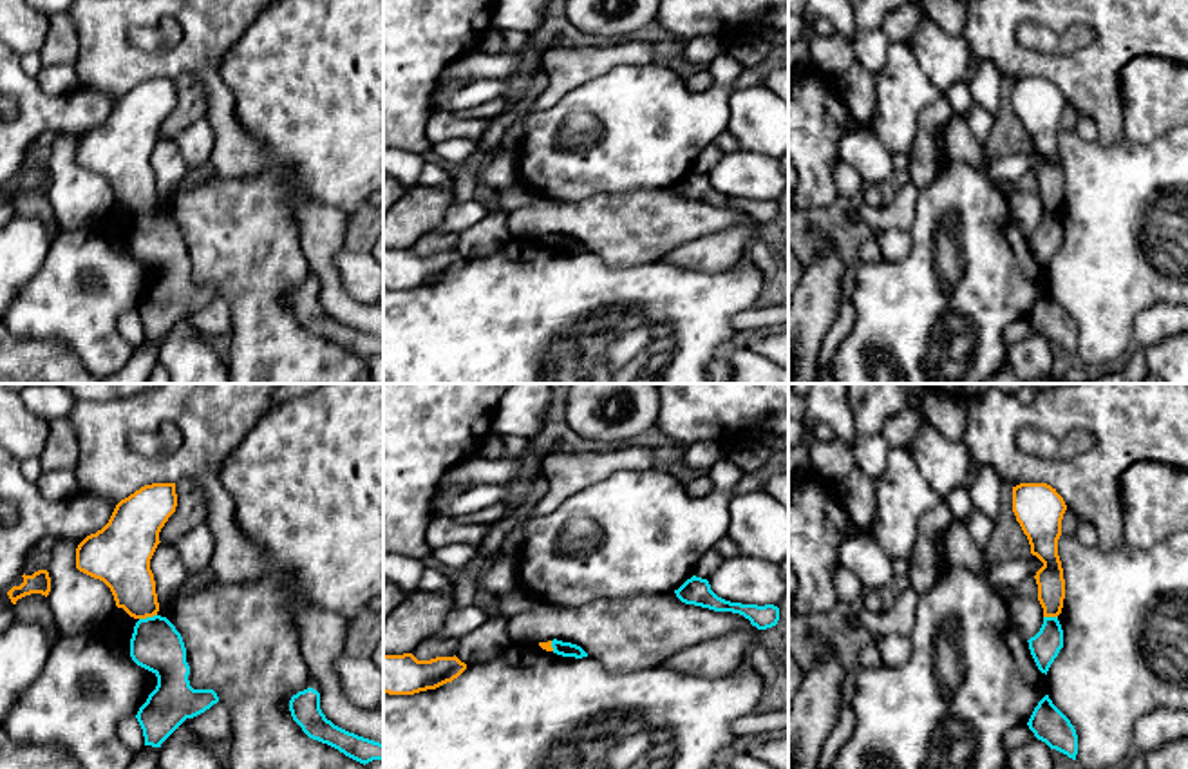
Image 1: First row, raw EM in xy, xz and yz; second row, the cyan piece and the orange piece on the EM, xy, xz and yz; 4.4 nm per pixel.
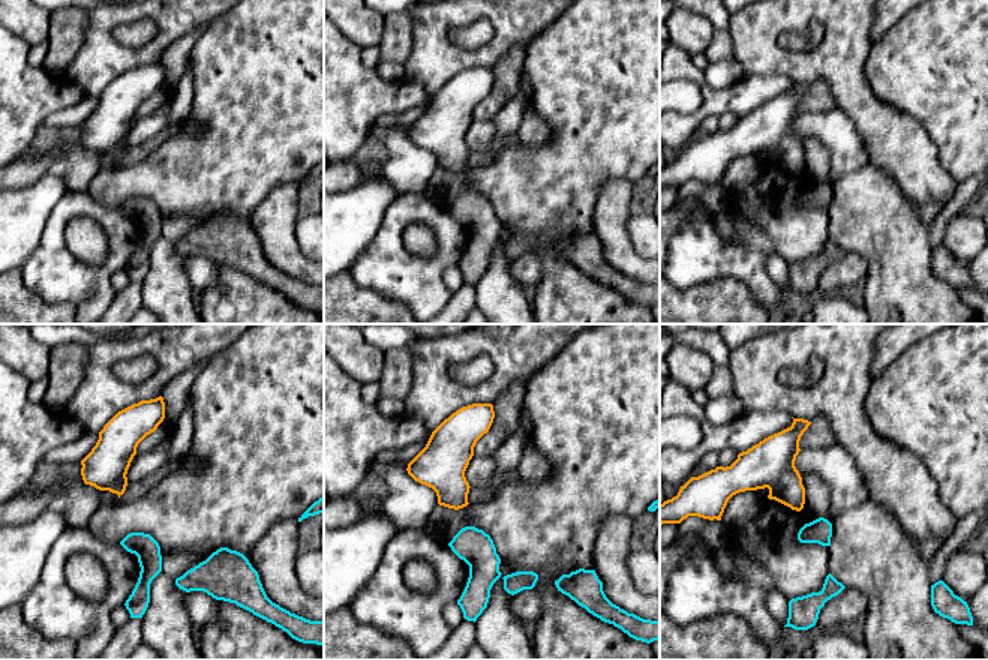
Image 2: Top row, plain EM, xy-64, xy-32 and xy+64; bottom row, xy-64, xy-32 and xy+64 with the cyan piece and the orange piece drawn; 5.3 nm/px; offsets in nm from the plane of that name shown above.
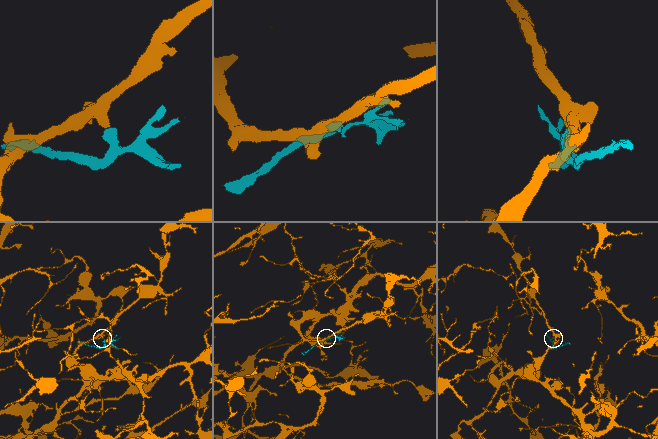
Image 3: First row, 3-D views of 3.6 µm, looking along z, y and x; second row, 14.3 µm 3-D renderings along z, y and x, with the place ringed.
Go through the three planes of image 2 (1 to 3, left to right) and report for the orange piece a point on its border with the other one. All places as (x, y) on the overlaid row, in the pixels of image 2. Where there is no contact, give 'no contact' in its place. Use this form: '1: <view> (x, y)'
1: no contact
2: no contact
3: no contact

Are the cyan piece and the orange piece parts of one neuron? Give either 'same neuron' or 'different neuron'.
different neuron

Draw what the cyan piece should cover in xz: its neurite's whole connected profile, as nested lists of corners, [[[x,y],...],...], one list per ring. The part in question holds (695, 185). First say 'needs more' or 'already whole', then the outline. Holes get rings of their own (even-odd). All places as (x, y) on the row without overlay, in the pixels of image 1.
already whole; [[[693,170],[687,174],[678,185],[674,185],[676,192],[685,199],[694,199],[702,203],[709,203],[714,206],[732,206],[740,208],[750,215],[752,221],[758,224],[767,224],[778,219],[779,215],[779,203],[774,199],[741,199],[731,197],[718,192],[707,174]]]

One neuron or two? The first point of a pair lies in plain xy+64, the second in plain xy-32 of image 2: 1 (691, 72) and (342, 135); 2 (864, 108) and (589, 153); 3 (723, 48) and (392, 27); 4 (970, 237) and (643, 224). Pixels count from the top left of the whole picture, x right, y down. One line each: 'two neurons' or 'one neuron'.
1: one neuron
2: two neurons
3: one neuron
4: one neuron

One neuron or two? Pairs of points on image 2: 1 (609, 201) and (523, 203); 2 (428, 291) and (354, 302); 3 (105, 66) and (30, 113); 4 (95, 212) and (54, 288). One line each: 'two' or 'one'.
1: two
2: two
3: two
4: one

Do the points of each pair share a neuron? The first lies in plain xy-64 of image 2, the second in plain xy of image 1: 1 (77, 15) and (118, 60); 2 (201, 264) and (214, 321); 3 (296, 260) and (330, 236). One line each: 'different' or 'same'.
1: different
2: same
3: same

